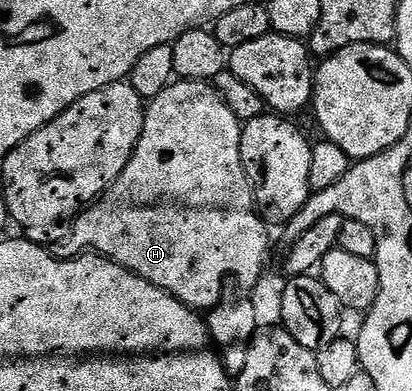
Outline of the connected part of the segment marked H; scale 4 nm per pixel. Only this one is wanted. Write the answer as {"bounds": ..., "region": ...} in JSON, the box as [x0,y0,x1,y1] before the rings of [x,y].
{"bounds":[53,79,270,310],"region":[[[175,79],[174,83],[168,85],[155,100],[146,104],[142,137],[128,162],[128,166],[124,166],[120,178],[116,178],[116,182],[109,190],[102,193],[90,207],[78,215],[72,230],[66,235],[66,239],[53,245],[54,255],[59,260],[72,260],[76,256],[89,252],[99,256],[107,256],[110,260],[115,260],[120,266],[132,270],[140,278],[168,290],[168,294],[172,294],[177,300],[195,310],[209,310],[216,307],[224,299],[224,293],[227,291],[227,289],[225,290],[226,279],[229,276],[235,276],[246,288],[256,287],[258,279],[262,276],[262,271],[266,268],[266,251],[270,248],[270,240],[266,237],[267,221],[258,214],[254,203],[254,190],[250,186],[250,179],[246,176],[246,167],[240,154],[242,125],[243,121],[238,120],[236,114],[232,114],[232,110],[226,105],[224,98],[213,83],[205,80]]]}

